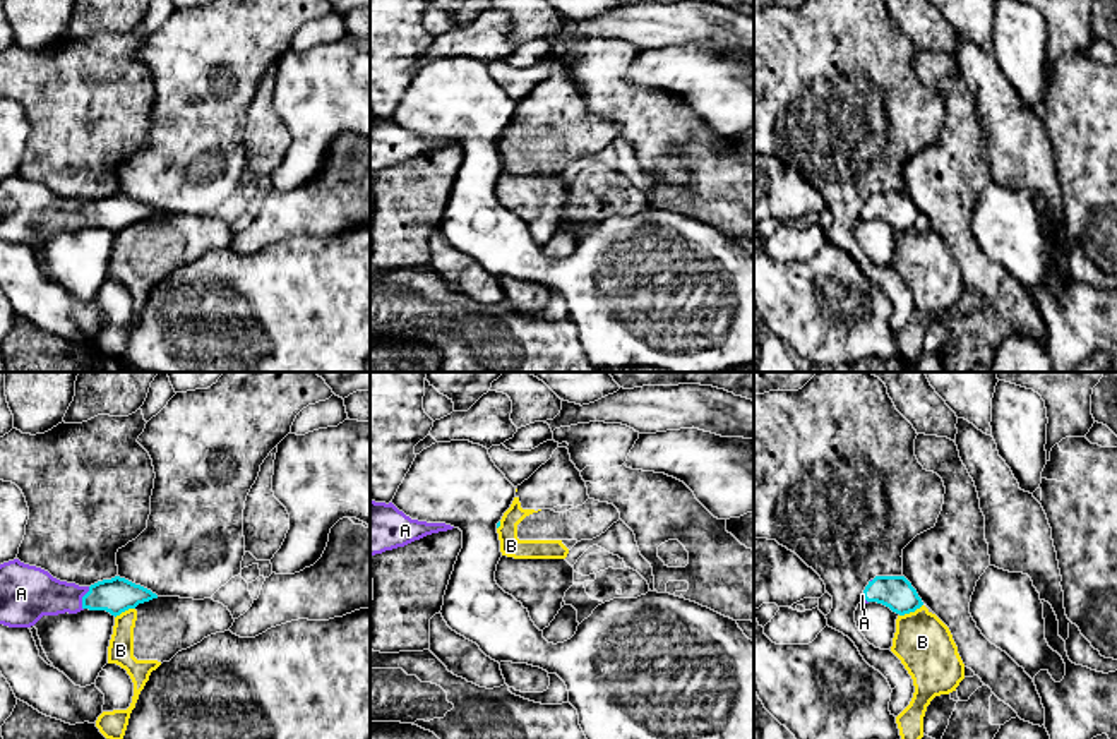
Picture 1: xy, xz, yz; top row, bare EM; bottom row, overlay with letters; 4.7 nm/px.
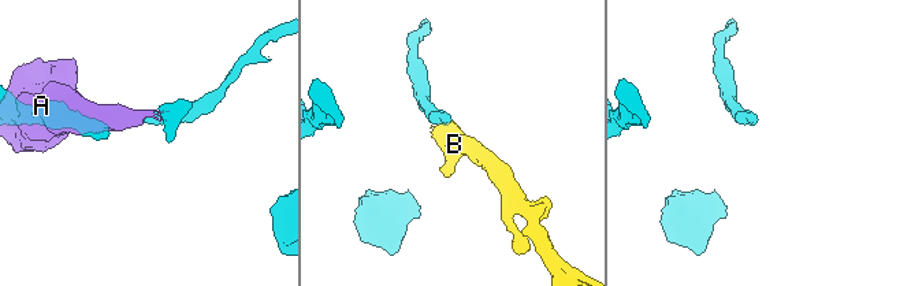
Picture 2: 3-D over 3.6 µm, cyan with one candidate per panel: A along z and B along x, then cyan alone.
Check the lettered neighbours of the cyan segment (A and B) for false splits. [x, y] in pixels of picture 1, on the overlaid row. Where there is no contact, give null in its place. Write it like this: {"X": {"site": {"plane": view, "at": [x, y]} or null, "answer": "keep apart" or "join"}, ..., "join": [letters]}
{"A": {"site": {"plane": "xy", "at": [83, 599]}, "answer": "join"}, "B": {"site": {"plane": "yz", "at": [910, 611]}, "answer": "keep apart"}, "join": ["A"]}

